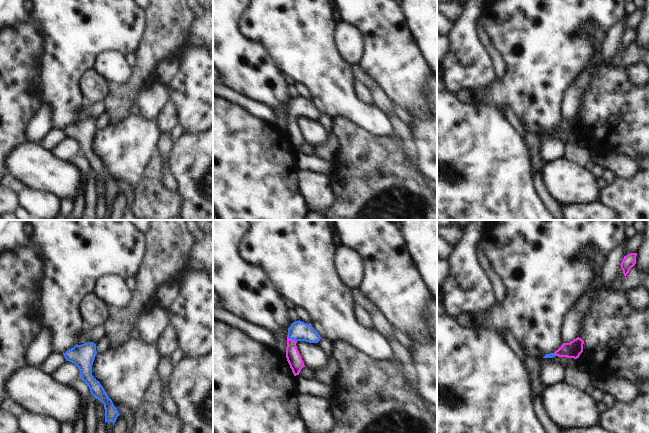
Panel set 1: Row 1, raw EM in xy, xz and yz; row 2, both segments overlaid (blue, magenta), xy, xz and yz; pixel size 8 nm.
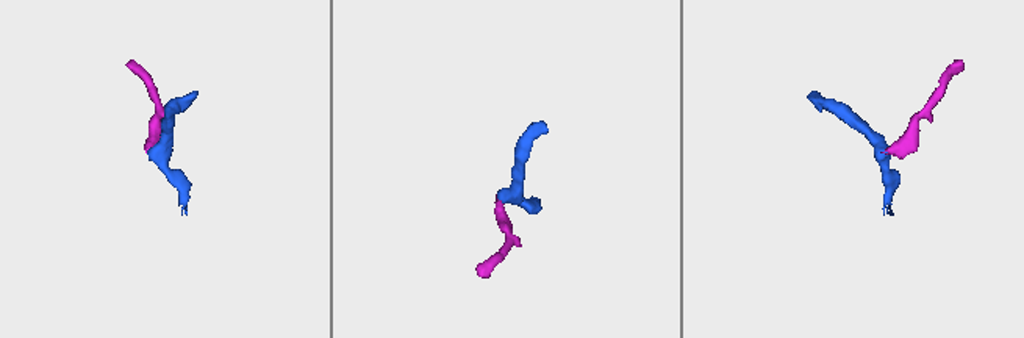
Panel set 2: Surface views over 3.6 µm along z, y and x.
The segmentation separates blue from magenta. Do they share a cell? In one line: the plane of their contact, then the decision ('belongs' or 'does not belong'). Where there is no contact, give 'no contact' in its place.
meets blue in xz; belongs

